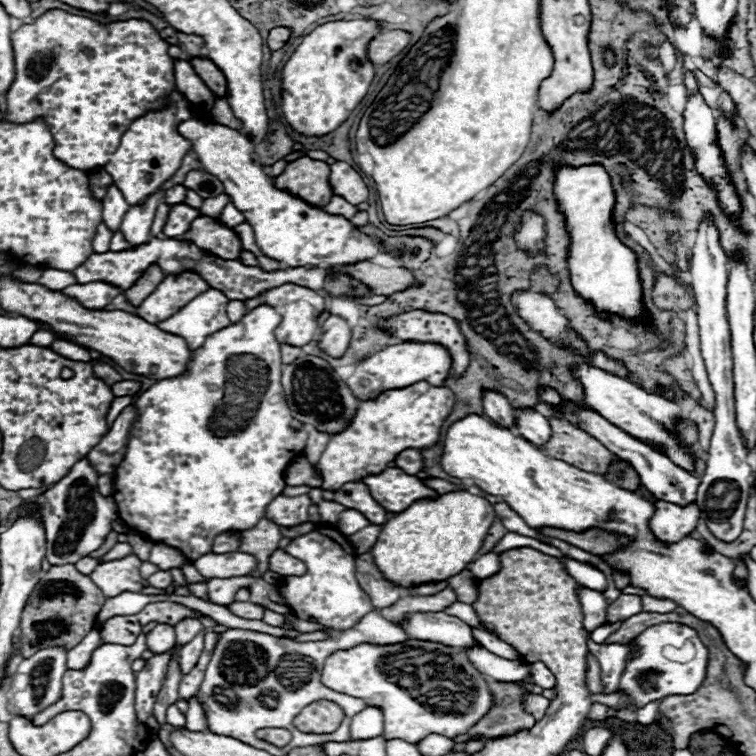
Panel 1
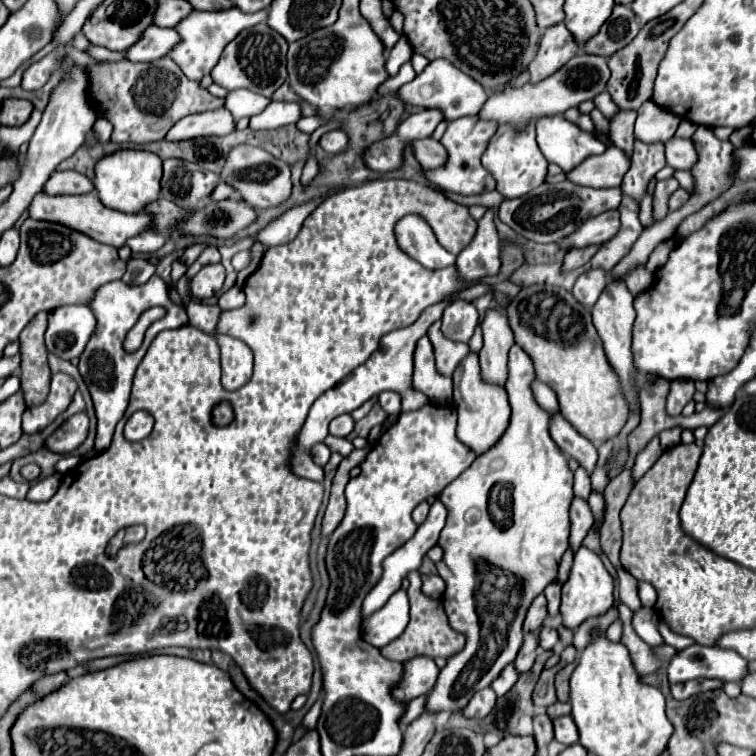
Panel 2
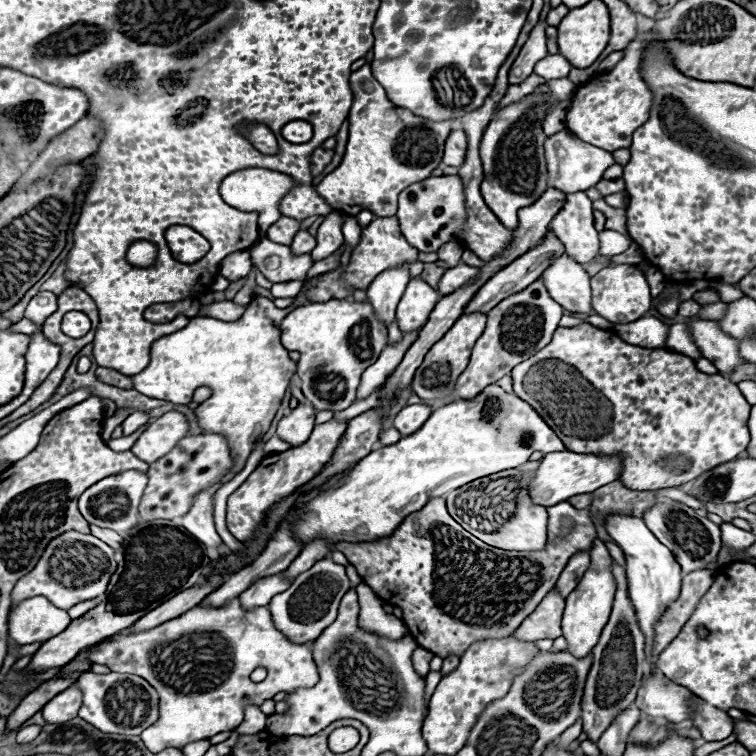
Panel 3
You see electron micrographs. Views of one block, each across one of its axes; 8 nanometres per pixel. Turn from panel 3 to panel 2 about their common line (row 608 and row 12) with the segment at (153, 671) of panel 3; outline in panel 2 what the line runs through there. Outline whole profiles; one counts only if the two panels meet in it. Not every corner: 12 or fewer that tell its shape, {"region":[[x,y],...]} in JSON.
{"region":[[268,8],[246,14],[192,10],[176,24],[168,56],[200,82],[224,46],[264,22]]}

